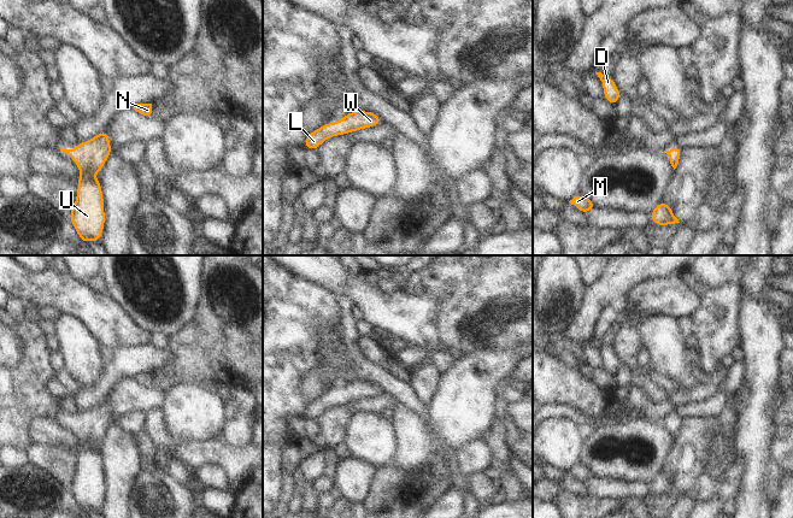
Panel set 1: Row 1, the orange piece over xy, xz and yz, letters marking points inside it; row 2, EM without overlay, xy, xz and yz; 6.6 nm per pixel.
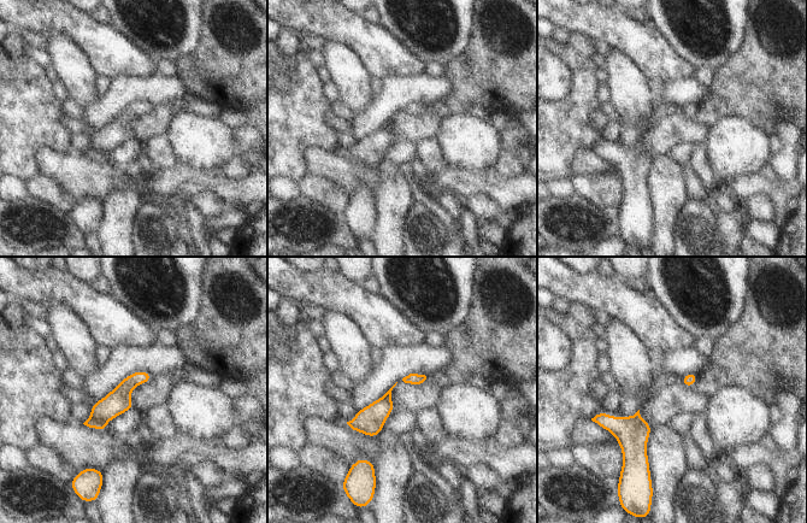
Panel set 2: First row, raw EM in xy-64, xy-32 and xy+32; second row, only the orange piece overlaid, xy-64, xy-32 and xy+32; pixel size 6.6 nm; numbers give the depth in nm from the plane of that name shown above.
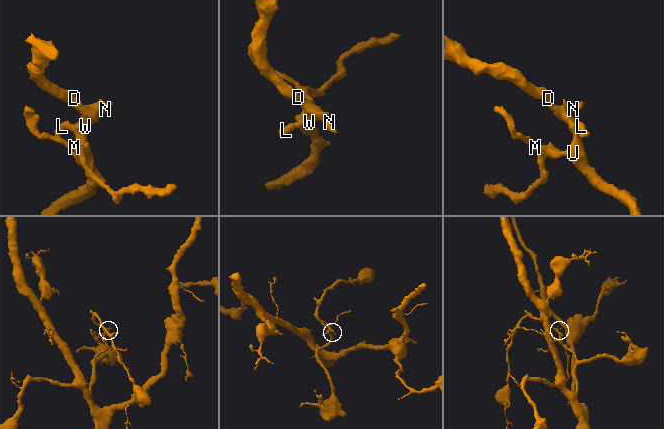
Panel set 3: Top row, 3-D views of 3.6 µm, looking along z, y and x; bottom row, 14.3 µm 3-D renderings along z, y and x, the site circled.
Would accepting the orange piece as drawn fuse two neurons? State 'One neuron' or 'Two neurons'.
One neuron

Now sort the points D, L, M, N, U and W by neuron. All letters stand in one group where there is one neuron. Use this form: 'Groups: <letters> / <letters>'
Groups: D L M N U W

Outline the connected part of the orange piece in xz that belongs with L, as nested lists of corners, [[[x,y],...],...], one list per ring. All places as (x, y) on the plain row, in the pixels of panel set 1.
[[[352,381],[342,387],[341,390],[323,394],[321,398],[306,405],[305,418],[316,420],[325,410],[356,402],[365,398],[375,398],[381,394],[382,388],[371,381]]]

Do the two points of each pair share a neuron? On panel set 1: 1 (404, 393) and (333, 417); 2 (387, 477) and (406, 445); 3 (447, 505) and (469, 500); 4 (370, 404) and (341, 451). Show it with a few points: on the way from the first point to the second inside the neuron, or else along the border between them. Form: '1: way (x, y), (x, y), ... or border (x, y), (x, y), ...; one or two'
1: border (383, 389), (397, 402); two
2: border (388, 465), (409, 472), (422, 468); two
3: border (448, 489), (454, 489), (462, 494), (463, 505); two
4: border (342, 441), (333, 448); two

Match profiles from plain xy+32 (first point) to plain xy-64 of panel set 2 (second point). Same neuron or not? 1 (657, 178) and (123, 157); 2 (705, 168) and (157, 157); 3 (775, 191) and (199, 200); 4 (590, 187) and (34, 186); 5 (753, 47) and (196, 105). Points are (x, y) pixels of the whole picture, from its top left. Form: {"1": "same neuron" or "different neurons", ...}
{"1": "different neurons", "2": "same neuron", "3": "different neurons", "4": "same neuron", "5": "different neurons"}

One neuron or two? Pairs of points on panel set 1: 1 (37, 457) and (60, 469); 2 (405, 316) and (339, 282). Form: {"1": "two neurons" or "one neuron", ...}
{"1": "one neuron", "2": "one neuron"}

